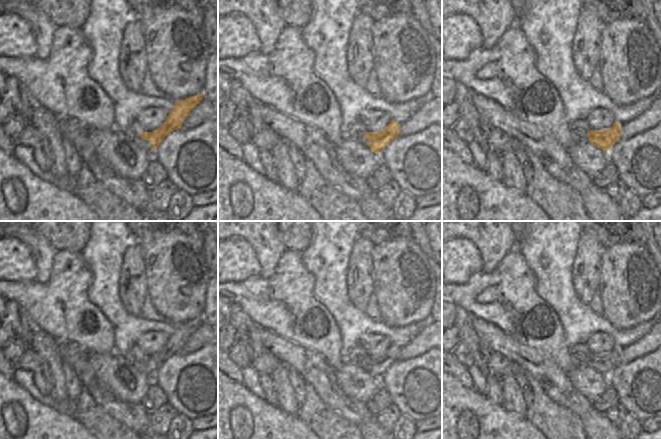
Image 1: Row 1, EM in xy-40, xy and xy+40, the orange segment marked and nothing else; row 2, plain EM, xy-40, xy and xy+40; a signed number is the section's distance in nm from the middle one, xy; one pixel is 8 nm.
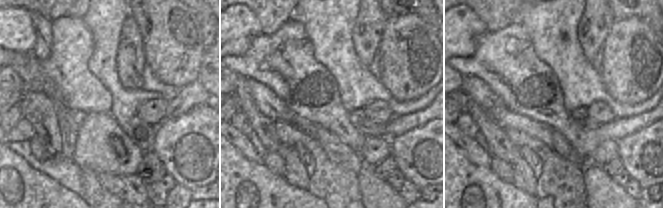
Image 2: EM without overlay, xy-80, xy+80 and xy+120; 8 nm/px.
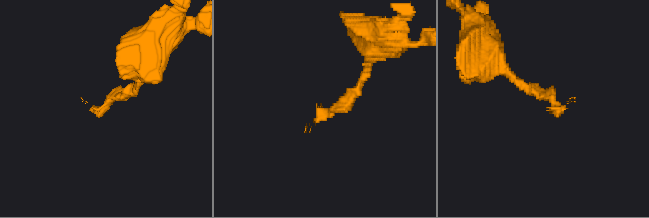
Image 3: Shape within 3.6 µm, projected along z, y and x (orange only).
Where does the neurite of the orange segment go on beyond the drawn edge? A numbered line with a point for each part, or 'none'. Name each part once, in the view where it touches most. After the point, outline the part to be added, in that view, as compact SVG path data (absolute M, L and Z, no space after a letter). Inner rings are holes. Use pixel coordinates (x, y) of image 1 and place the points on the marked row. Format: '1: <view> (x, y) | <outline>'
none

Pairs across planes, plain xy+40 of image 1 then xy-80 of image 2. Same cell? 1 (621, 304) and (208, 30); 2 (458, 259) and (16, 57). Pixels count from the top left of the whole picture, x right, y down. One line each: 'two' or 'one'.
1: two
2: two

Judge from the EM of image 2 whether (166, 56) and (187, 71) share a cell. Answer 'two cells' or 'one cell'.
one cell

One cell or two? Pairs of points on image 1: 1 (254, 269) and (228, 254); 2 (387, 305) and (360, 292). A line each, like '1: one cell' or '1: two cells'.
1: one cell
2: two cells

